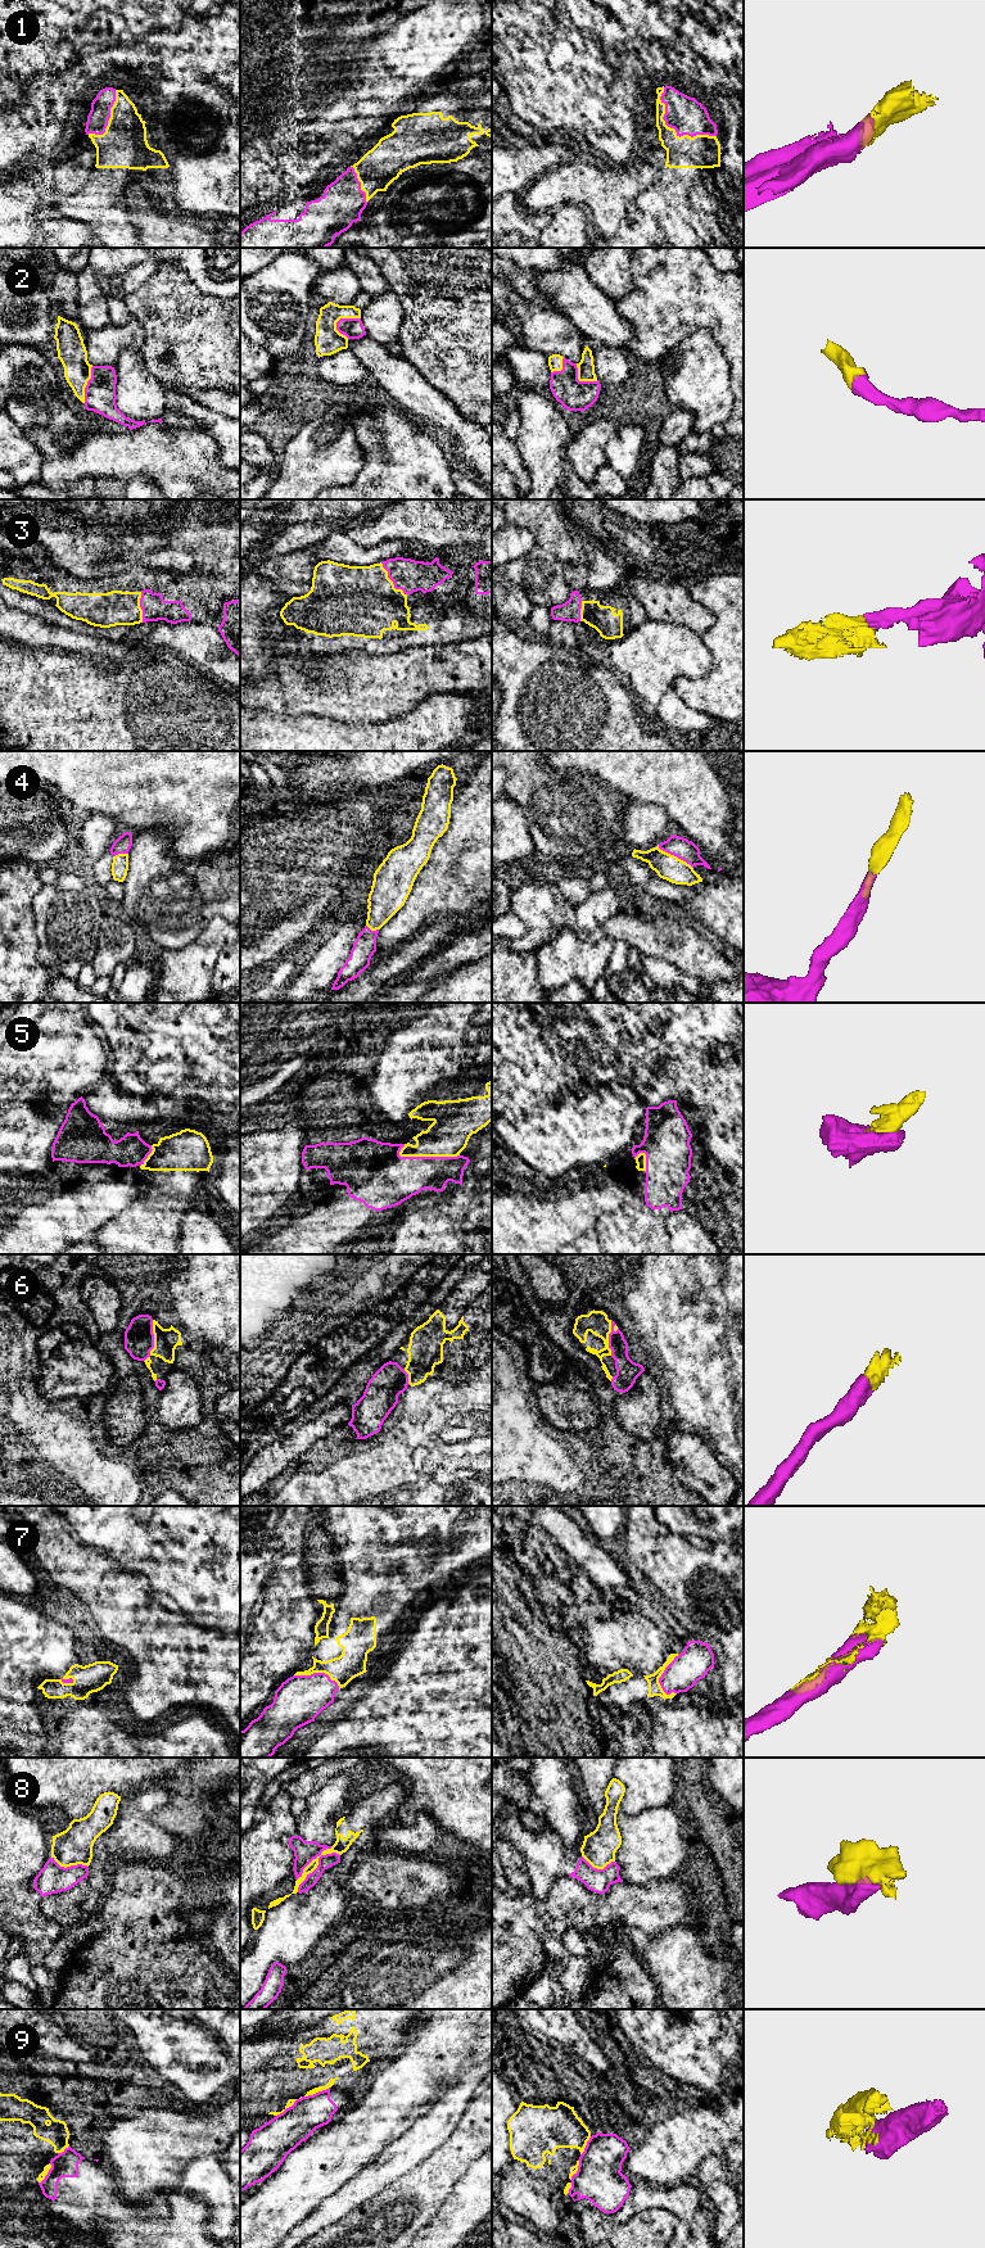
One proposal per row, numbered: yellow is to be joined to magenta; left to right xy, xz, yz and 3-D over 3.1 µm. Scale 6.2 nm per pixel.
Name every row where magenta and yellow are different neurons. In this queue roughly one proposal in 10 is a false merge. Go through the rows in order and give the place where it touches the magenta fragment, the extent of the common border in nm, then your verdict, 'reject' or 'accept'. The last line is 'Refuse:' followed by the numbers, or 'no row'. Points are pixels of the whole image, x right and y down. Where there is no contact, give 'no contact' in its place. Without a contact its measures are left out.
1: meets magenta in yz at (673, 127); contact 460 nm long; accept
2: meets magenta in xz at (344, 319); contact 180 nm long; accept
3: meets magenta in xz at (391, 579); contact 260 nm long; accept
4: meets magenta in yz at (674, 855); contact 260 nm long; accept
5: meets magenta in xz at (428, 1157); contact 380 nm long; accept
6: meets magenta in yz at (609, 1338); contact 220 nm long; accept
7: meets magenta in xz at (319, 1673); contact 300 nm long; accept
8: meets magenta in xz at (317, 1867); contact 360 nm long; reject
9: meets magenta in xz at (316, 2093); contact 170 nm long; reject
Refuse: 8, 9

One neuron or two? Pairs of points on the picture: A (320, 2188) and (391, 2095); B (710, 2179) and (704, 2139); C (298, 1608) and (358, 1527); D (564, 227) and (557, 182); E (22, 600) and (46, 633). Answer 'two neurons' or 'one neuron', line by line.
A: one neuron
B: two neurons
C: two neurons
D: two neurons
E: two neurons

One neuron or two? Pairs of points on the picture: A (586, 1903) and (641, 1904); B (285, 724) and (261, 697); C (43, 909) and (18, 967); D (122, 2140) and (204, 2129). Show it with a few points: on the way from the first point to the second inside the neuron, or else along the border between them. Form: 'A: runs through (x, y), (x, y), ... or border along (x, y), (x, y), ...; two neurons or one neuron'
A: runs through (600, 1904), (627, 1904); one neuron
B: border along (253, 706), (278, 714), (307, 714); two neurons
C: border along (31, 899), (39, 958); two neurons
D: runs through (143, 2140), (162, 2140), (184, 2135); one neuron

